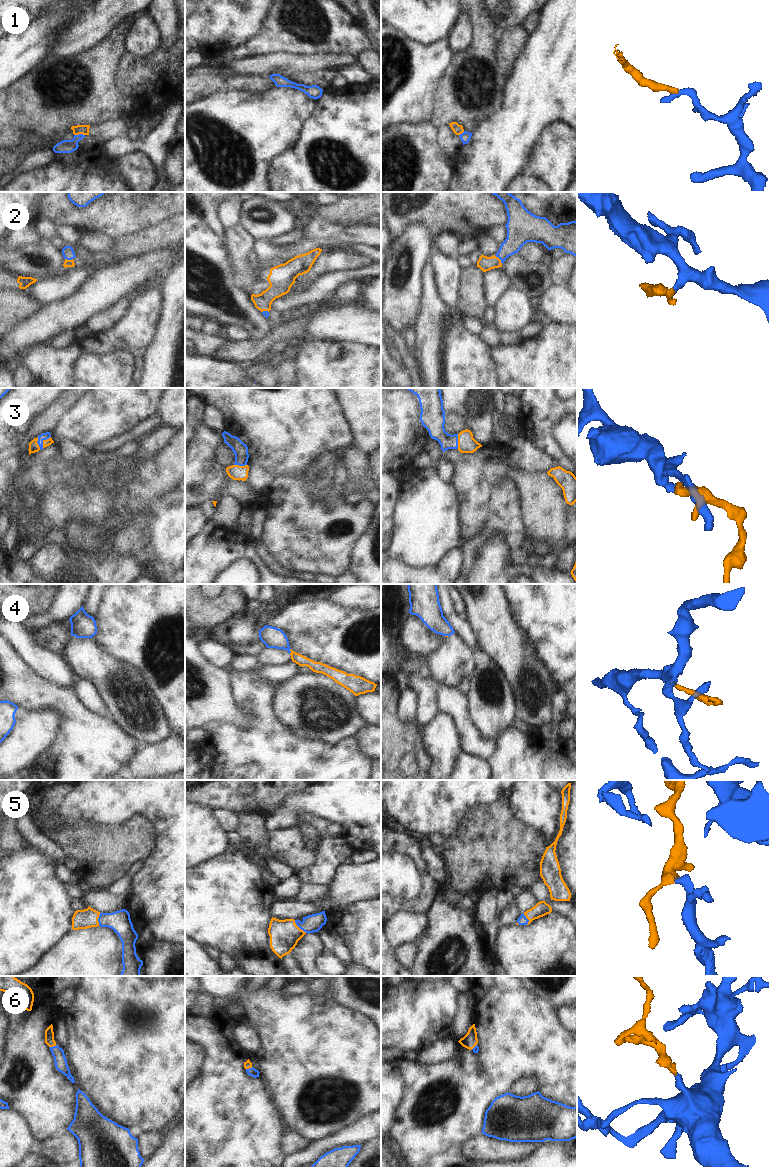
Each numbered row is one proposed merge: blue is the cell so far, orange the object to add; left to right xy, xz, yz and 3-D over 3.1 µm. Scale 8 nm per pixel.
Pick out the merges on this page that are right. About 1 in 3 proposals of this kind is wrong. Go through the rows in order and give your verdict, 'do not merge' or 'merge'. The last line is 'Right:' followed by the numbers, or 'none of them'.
1: do not merge
2: merge
3: merge
4: merge
5: merge
6: merge
Right: 2, 3, 4, 5, 6

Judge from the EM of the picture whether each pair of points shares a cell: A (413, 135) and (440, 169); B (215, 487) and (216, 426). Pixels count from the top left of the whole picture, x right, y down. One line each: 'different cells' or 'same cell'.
A: same cell
B: different cells

